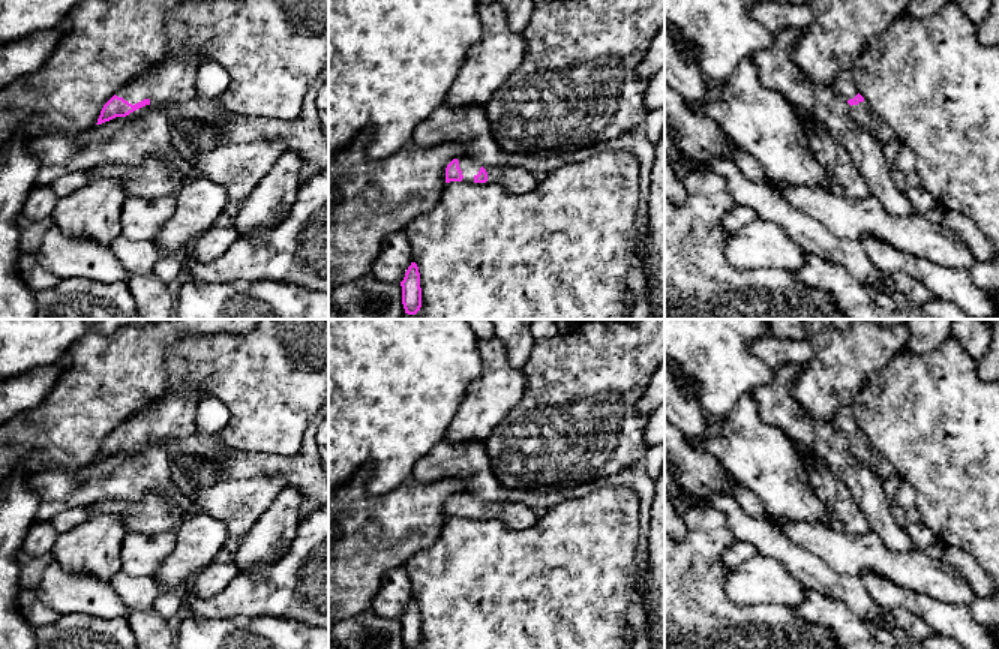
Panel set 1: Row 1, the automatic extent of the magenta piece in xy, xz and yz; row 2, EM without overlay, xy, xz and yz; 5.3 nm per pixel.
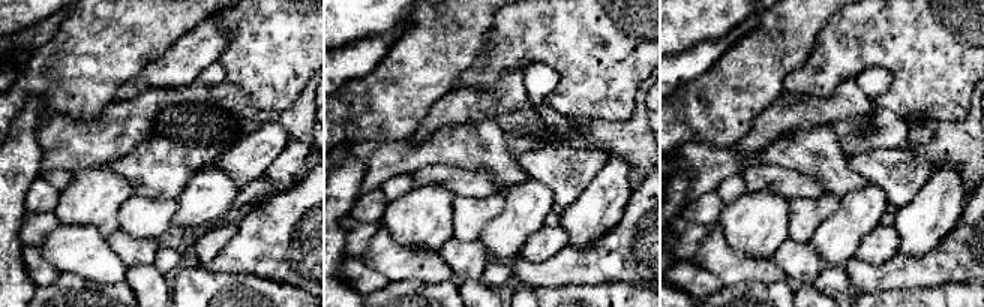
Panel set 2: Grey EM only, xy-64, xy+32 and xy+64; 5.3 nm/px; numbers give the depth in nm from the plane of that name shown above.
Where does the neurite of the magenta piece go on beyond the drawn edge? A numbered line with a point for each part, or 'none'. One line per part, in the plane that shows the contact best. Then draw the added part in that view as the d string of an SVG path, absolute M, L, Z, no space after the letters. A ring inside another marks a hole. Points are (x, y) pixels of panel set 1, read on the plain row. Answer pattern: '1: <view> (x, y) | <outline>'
1: xy (171, 418) | M186 384L182 390L172 391L159 402L132 414L116 432L132 441L144 435L148 435L152 442L159 444L180 441L196 430L196 408L204 397L207 394L195 384Z

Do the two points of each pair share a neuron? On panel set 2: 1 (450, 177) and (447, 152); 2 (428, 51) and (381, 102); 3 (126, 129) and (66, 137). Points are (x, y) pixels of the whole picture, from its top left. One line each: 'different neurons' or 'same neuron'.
1: different neurons
2: same neuron
3: same neuron

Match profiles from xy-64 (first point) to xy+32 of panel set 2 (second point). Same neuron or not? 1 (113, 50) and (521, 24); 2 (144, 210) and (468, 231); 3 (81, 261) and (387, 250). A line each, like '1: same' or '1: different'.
1: different
2: same
3: same

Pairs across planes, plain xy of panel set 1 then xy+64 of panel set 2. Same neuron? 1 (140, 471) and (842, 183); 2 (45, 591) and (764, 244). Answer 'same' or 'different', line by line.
1: same
2: different

